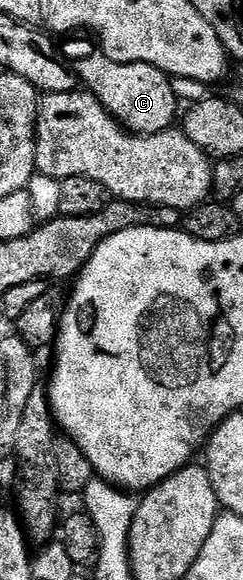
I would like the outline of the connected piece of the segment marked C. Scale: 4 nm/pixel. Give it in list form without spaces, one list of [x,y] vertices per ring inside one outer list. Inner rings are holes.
[[[95,54],[76,64],[76,75],[81,87],[91,92],[127,132],[136,136],[152,136],[175,127],[180,116],[180,101],[174,93],[171,77],[156,66],[121,64],[112,58]],[[174,119],[175,124],[174,124]]]

